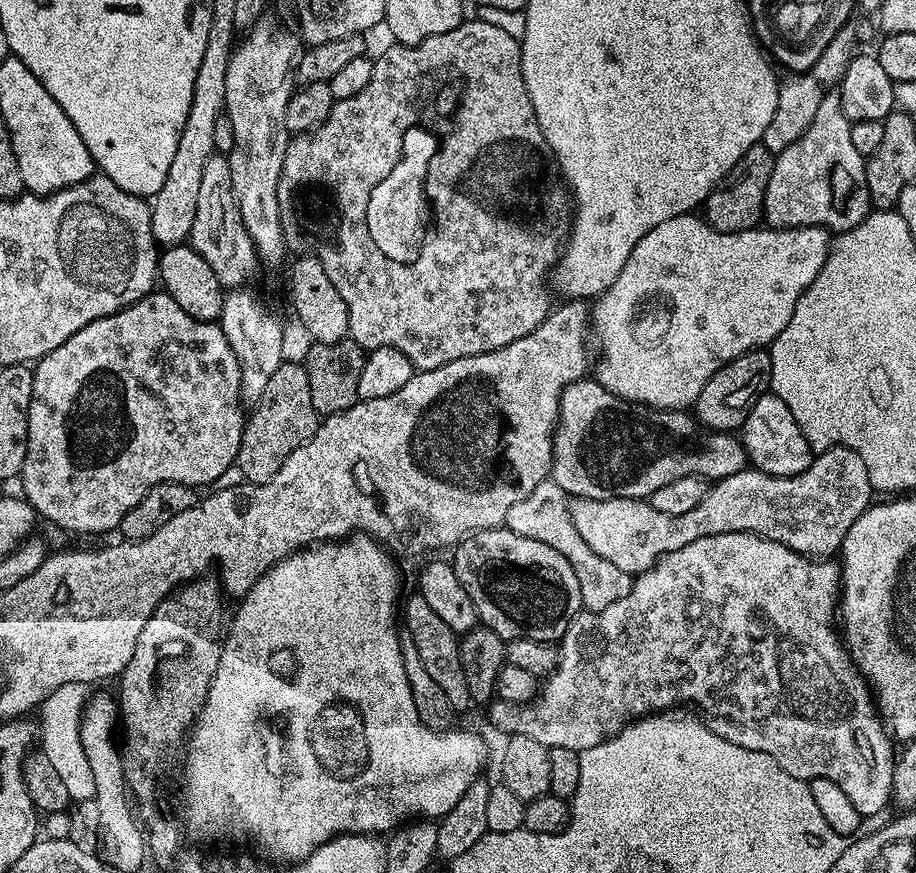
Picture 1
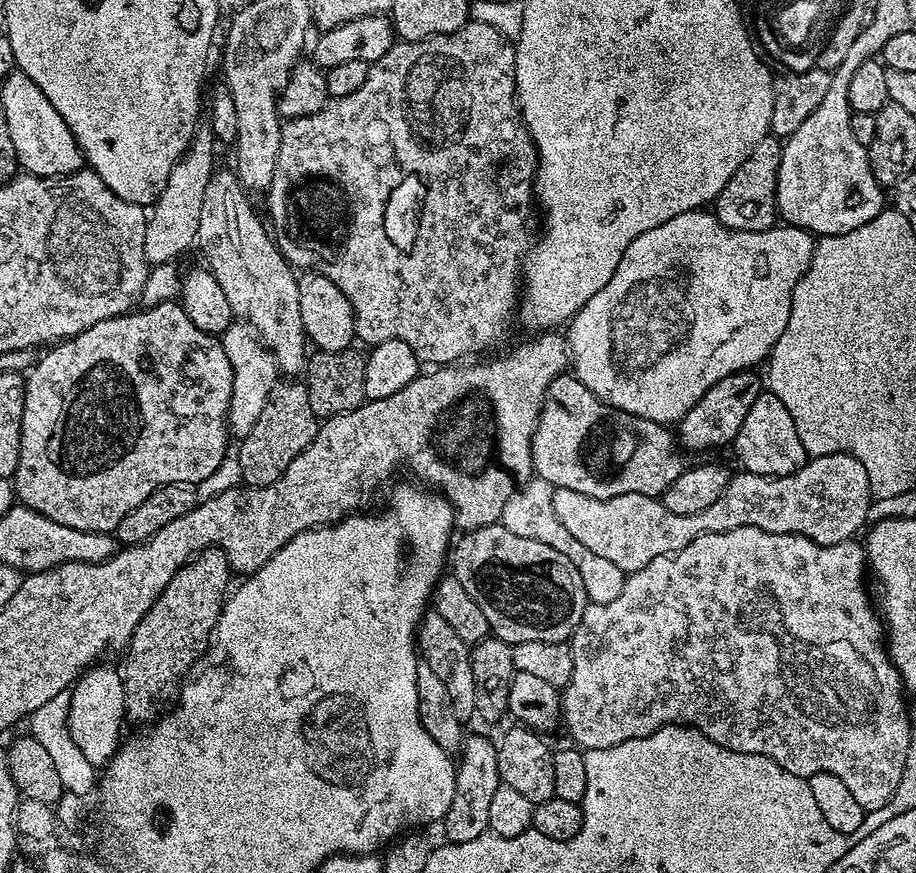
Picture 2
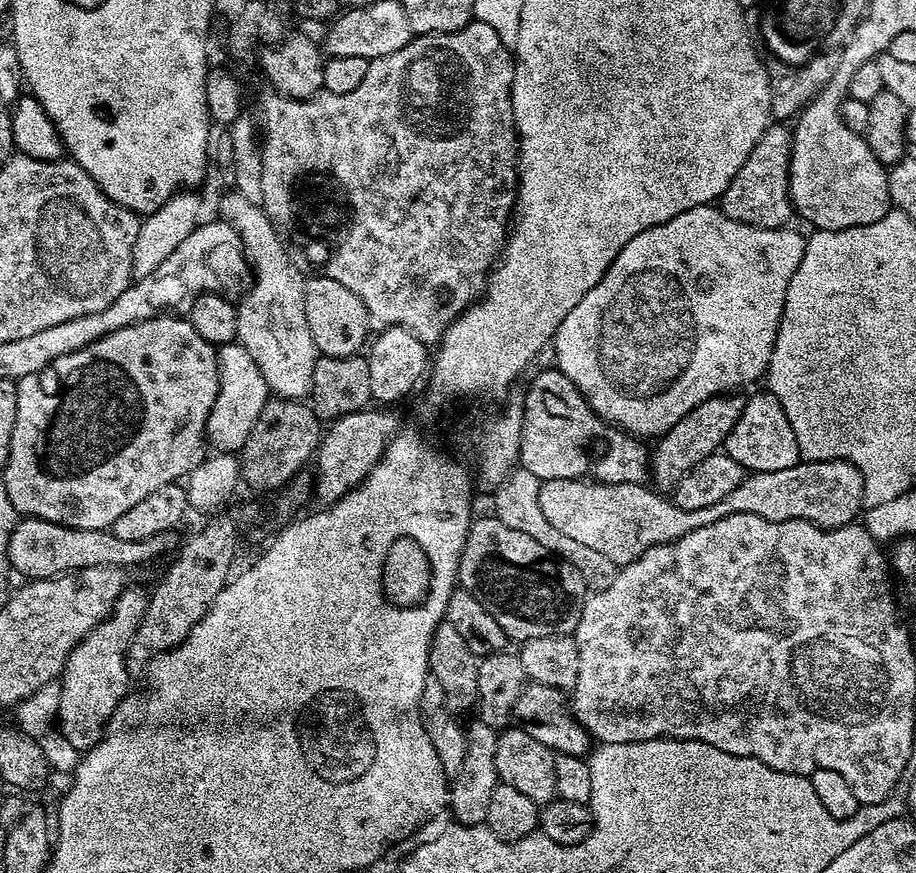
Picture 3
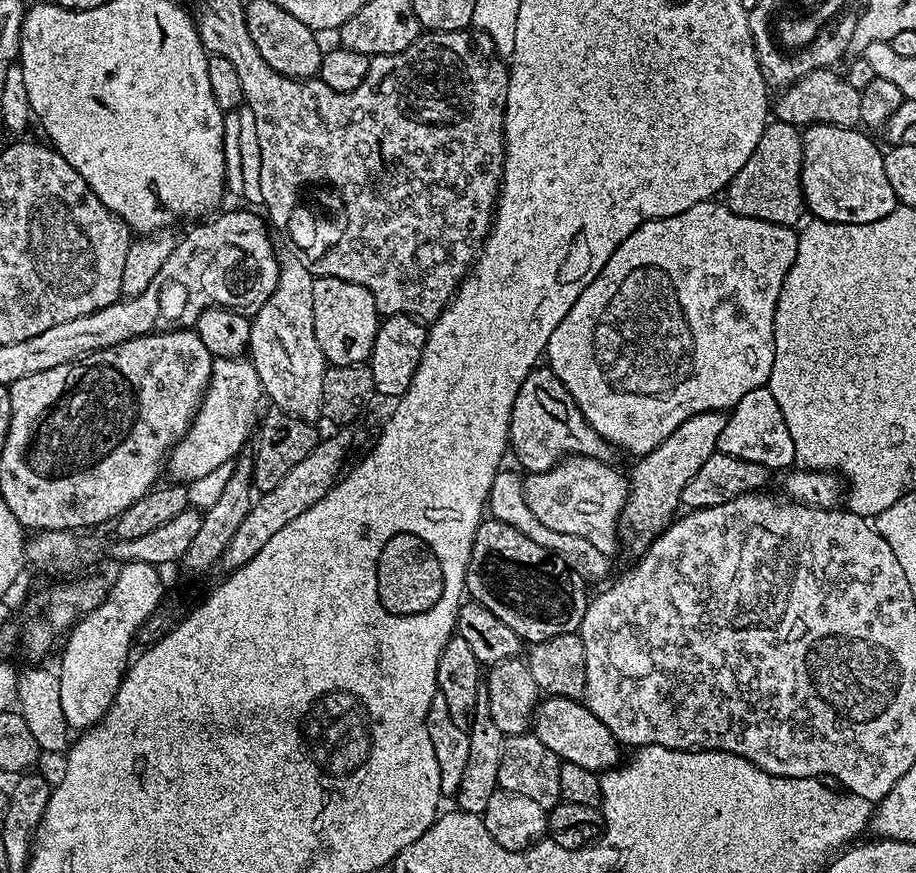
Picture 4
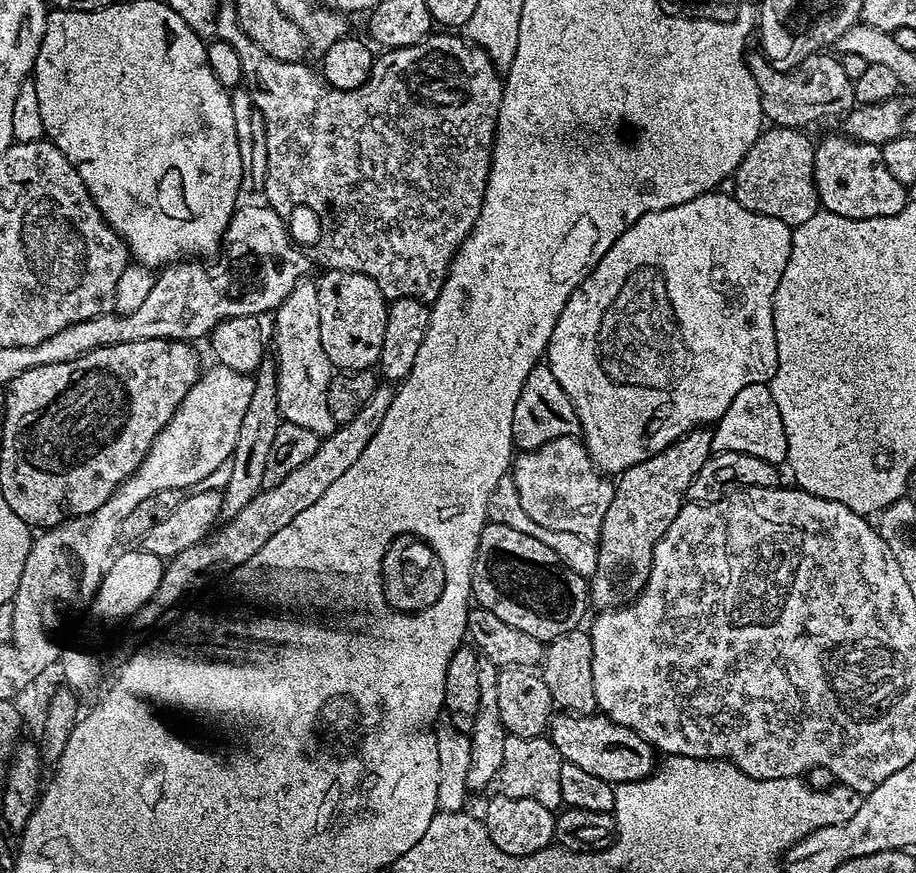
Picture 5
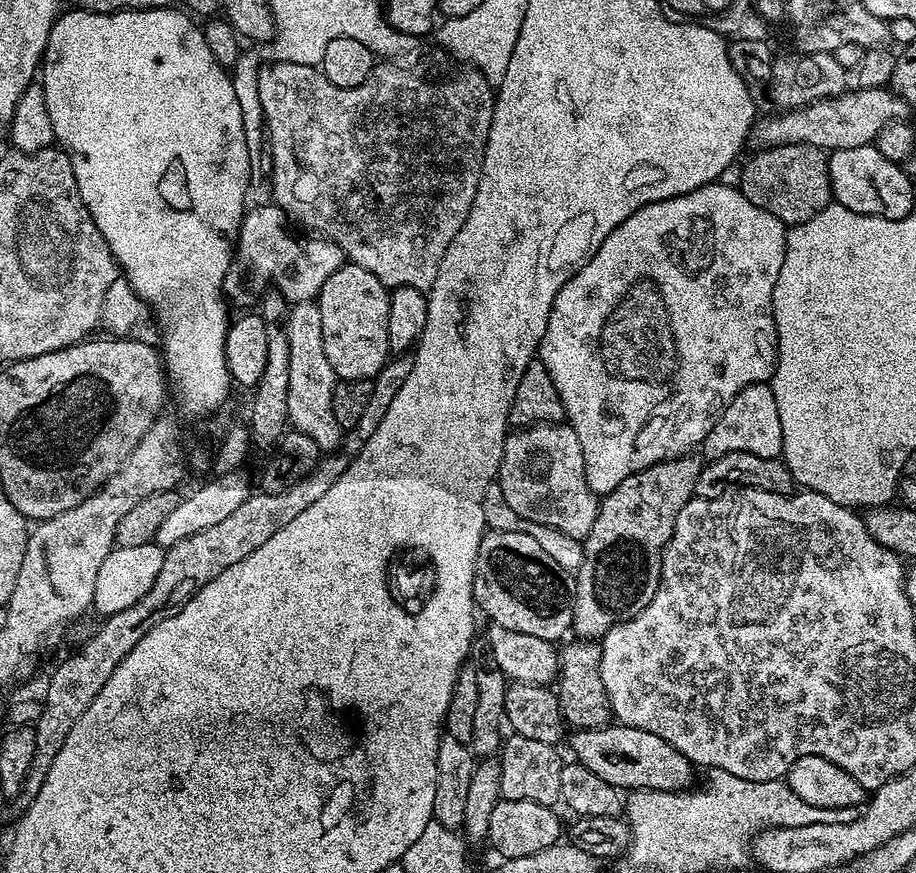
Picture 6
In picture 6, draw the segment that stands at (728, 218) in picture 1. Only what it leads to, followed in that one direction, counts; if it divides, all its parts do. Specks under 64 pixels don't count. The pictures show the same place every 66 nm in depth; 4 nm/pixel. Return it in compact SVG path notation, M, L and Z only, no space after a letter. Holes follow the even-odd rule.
M783 144L761 148L744 164L738 187L754 206L774 214L786 226L801 224L826 205L833 203L832 183L828 173L828 156L821 149L809 144Z

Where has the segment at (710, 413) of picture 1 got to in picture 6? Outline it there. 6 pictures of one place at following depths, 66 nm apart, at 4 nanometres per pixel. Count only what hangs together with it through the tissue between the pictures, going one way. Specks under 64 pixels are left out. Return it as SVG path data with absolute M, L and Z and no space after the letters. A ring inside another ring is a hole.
M696 454L679 456L677 460L663 460L638 474L630 474L630 478L622 478L622 482L618 482L618 486L614 486L614 490L599 501L600 509L594 518L594 526L582 541L584 561L574 574L576 601L571 631L576 632L577 637L599 641L615 624L624 624L650 606L654 590L658 590L664 547L672 537L676 515L688 500L693 499L695 483L704 466L705 461Z

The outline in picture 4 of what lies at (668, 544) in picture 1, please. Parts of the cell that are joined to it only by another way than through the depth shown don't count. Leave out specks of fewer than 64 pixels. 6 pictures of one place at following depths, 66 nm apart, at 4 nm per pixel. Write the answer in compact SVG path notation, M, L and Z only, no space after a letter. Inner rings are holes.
M565 455L563 459L546 469L545 472L529 472L523 477L526 504L538 517L538 522L550 526L550 530L558 530L558 534L575 534L578 538L586 538L597 550L612 554L618 545L618 525L620 511L628 497L628 480L616 468L608 468L605 461L586 458L585 456Z

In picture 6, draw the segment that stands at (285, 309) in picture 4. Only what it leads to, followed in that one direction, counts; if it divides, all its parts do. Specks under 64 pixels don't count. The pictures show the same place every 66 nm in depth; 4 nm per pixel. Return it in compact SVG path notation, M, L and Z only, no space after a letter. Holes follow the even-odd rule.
M308 301L293 305L287 320L287 338L290 339L288 421L295 431L314 438L322 450L336 450L342 444L342 429L338 418L334 418L334 390L338 377L330 366L322 345L322 316L319 305Z

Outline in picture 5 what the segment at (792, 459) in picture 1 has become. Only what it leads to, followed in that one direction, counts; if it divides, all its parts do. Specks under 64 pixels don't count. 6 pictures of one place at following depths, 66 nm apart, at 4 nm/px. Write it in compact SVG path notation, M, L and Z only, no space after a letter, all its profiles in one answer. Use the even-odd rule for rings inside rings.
M755 384L742 389L734 402L730 402L726 414L716 421L711 434L713 453L737 451L777 466L787 461L786 426L782 426L782 414L778 414L778 402L774 402L774 394L768 384Z

